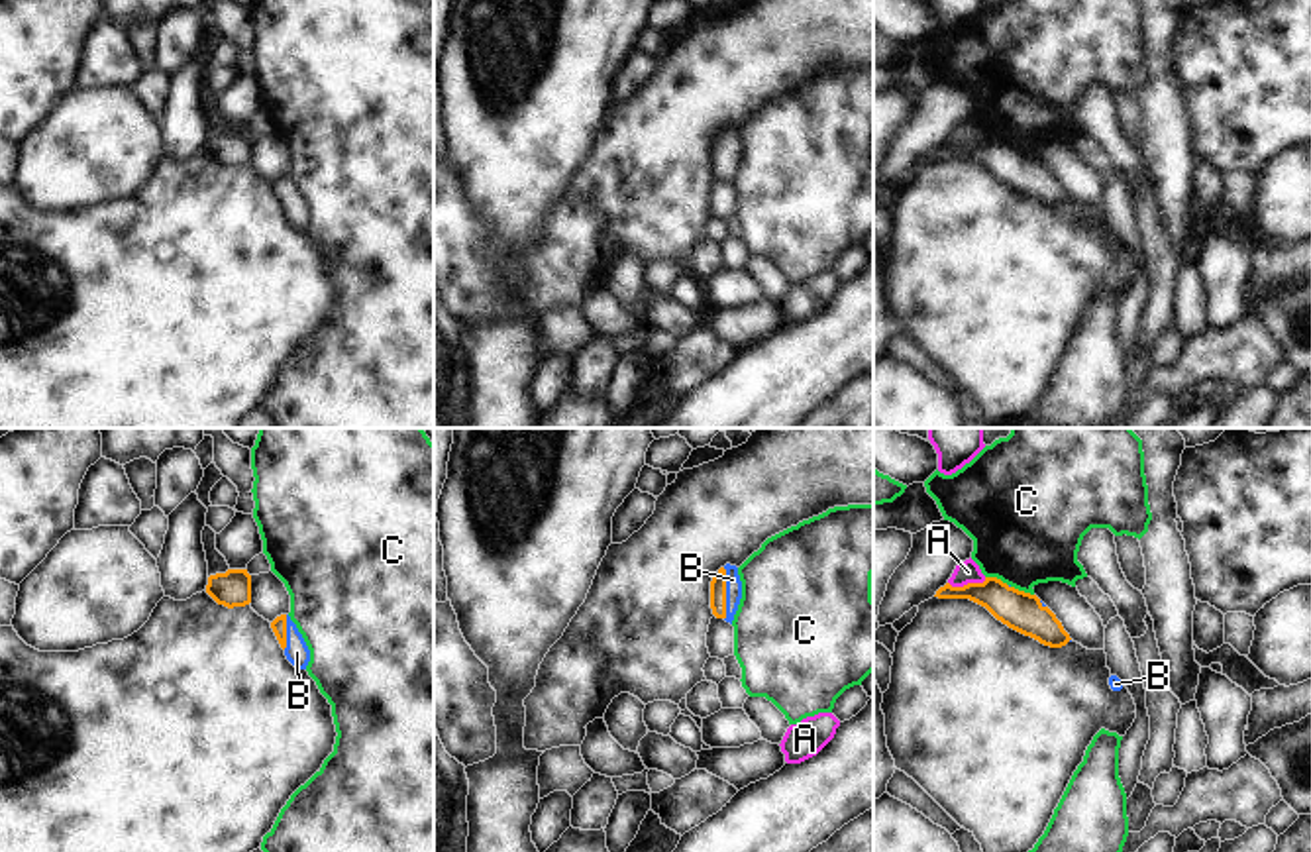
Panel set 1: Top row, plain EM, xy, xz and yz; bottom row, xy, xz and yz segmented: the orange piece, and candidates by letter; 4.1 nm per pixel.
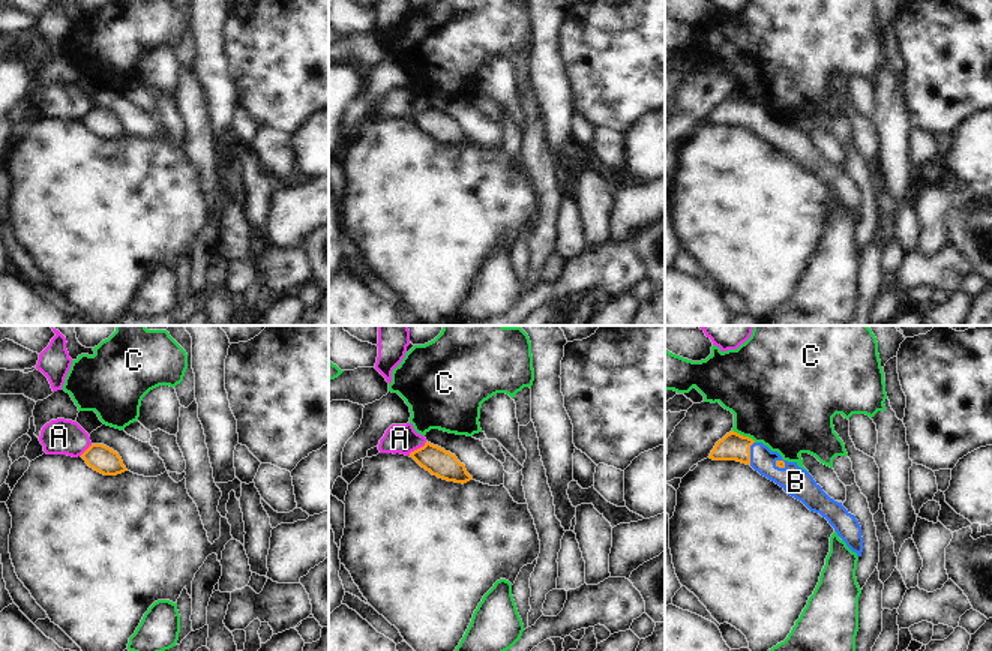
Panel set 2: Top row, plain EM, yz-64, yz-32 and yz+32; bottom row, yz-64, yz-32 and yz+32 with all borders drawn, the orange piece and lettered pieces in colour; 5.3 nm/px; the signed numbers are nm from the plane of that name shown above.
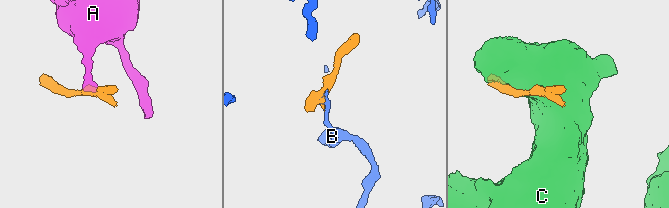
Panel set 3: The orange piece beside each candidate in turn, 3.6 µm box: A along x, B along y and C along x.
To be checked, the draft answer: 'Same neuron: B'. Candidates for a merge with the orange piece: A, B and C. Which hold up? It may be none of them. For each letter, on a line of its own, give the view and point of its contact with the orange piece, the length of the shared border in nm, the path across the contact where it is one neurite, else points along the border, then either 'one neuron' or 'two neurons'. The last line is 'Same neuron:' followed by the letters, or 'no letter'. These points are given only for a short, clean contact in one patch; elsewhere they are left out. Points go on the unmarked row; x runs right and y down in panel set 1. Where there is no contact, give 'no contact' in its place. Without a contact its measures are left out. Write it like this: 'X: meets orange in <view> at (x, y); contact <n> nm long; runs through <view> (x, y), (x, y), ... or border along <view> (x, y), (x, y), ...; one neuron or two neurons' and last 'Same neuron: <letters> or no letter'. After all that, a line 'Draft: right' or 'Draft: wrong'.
A: meets orange in yz at (968, 144); contact 160 nm long; border along yz (986, 138), (962, 146), (948, 144); two neurons
B: meets orange in xz at (725, 154); contact 220 nm long; runs through xz (719, 142), (725, 154), (733, 140); one neuron
C: meets orange in yz at (996, 138); contact 100 nm long; two neurons
Same neuron: B
Draft: right

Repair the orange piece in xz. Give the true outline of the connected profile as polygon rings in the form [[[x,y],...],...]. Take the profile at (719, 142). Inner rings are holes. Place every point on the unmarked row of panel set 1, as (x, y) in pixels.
[[[726,124],[710,141],[710,169],[716,179],[732,185],[742,159],[738,128]]]

